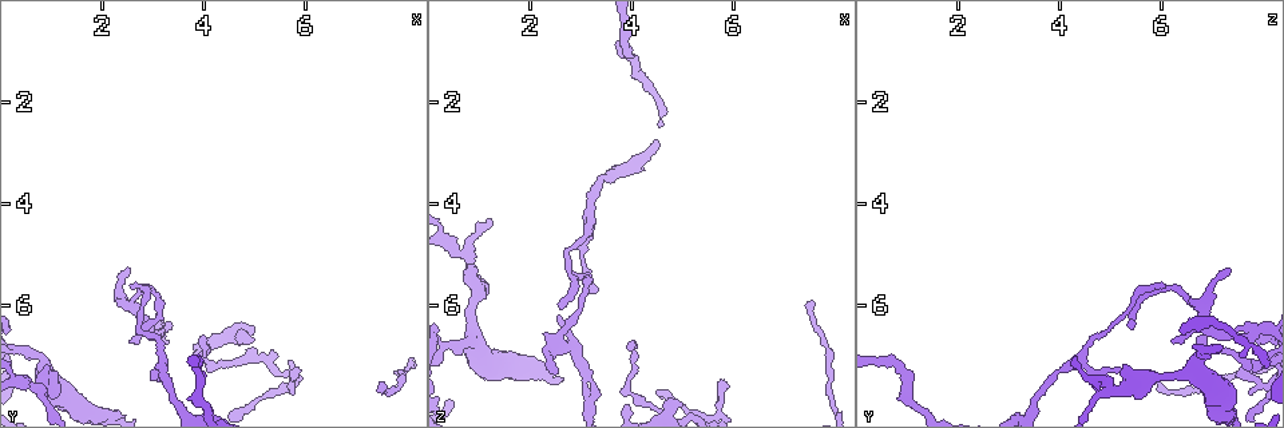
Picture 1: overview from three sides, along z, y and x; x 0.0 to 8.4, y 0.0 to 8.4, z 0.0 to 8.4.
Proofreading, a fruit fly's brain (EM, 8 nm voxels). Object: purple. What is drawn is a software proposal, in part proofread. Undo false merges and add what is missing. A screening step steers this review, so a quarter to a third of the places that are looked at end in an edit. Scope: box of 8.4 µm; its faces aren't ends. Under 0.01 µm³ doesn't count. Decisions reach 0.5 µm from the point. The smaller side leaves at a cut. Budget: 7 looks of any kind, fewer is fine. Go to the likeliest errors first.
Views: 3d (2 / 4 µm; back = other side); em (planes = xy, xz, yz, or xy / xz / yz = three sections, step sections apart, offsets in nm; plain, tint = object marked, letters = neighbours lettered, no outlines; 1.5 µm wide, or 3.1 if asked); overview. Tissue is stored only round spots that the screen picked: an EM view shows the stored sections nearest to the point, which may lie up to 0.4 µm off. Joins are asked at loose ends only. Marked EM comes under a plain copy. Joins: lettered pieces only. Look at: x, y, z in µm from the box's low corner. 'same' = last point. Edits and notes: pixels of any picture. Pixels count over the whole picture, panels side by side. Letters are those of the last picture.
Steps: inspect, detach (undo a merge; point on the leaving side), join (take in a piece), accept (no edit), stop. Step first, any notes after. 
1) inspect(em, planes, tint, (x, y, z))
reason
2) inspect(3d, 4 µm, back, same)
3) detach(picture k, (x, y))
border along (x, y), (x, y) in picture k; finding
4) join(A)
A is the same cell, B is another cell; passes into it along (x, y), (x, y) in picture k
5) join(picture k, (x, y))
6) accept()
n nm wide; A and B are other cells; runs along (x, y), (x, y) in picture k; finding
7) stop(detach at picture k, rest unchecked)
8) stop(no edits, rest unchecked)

inspect(3d, 4 µm, back, (5.85, 7.25, 7.55))
tapers out

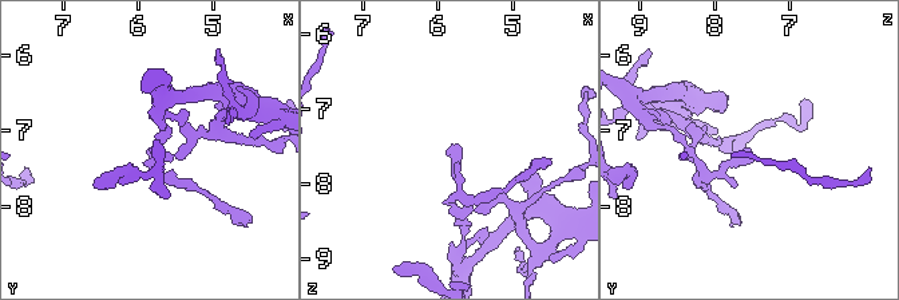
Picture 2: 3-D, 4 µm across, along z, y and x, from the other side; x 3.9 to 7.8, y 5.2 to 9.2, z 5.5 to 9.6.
inspect(em, xy, step 4, letters, (5.85, 7.25, 7.55))

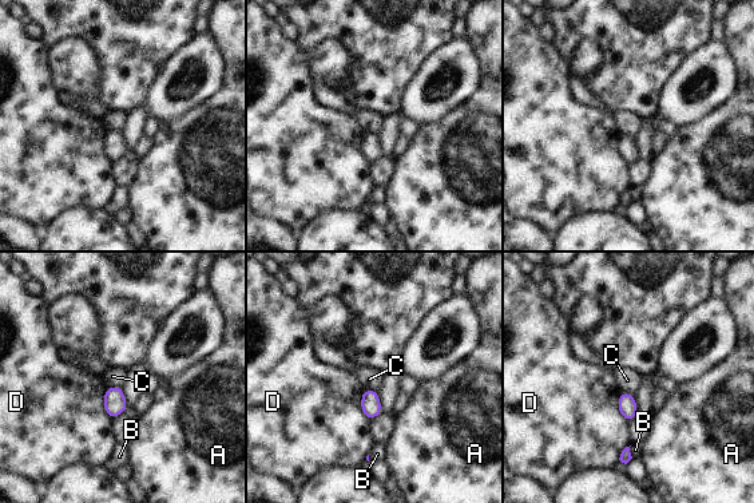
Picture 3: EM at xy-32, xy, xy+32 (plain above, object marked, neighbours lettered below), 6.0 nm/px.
inspect(em, planes, letters, same)

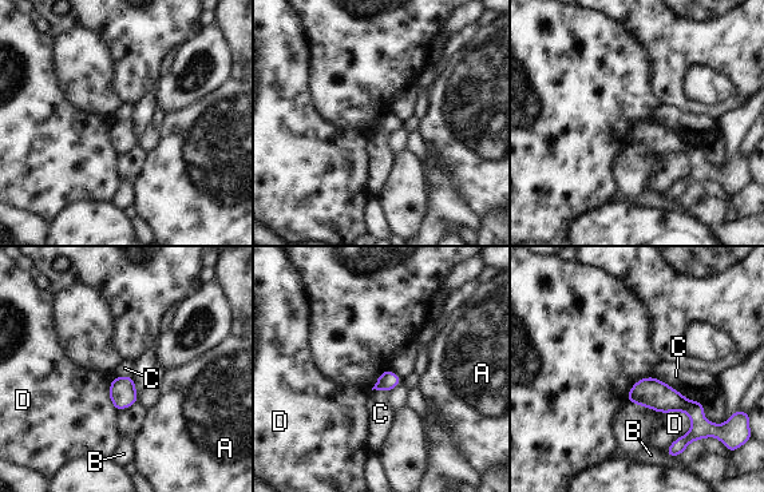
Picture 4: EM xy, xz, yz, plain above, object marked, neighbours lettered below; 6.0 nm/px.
accept()
D touches over 280 nm; A, B, C and D are other cells; none of them fits

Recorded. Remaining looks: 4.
inspect(3d, 2 µm, back, (3.90, 7.00, 8.00))
free end

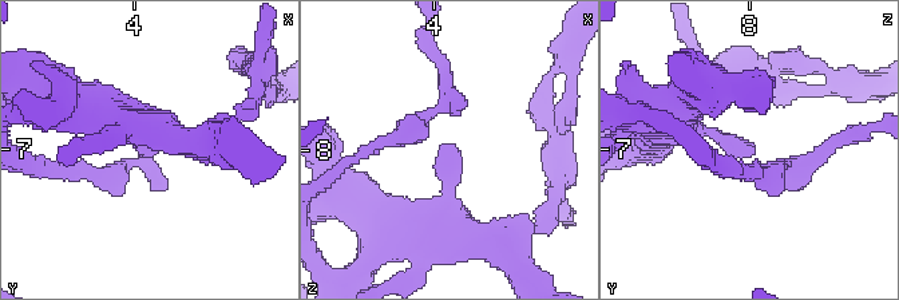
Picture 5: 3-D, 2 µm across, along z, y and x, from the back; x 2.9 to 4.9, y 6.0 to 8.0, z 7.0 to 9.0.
inspect(em, yz, step 4, letters, (3.88, 6.96, 7.94))
now the EM

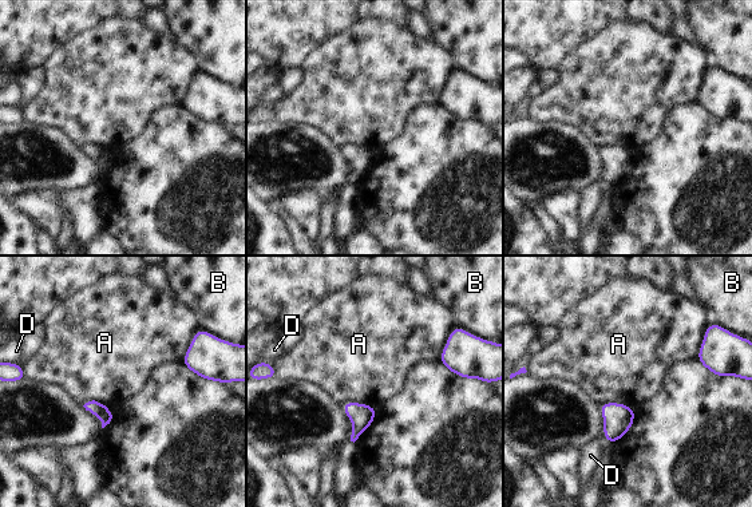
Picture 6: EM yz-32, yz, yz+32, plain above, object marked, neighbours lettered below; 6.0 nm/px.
accept()
A, B and D are other cells; border along (600, 404), (622, 403), (634, 410) in picture 6; no lettered piece goes on from it

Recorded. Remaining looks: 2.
inspect(em, yz, step 8, tint, (3.20, 7.10, 4.30))
three arms meet

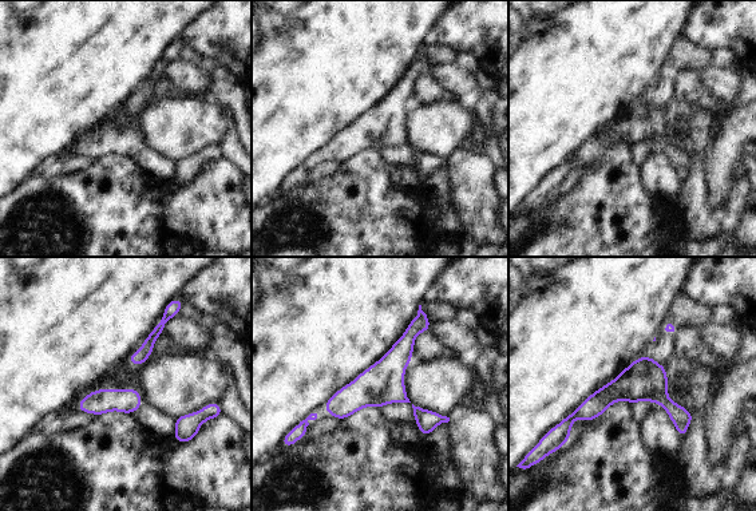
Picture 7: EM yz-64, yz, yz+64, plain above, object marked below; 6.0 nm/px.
inspect(em, yz, step 8, letters, same)
what lies round it

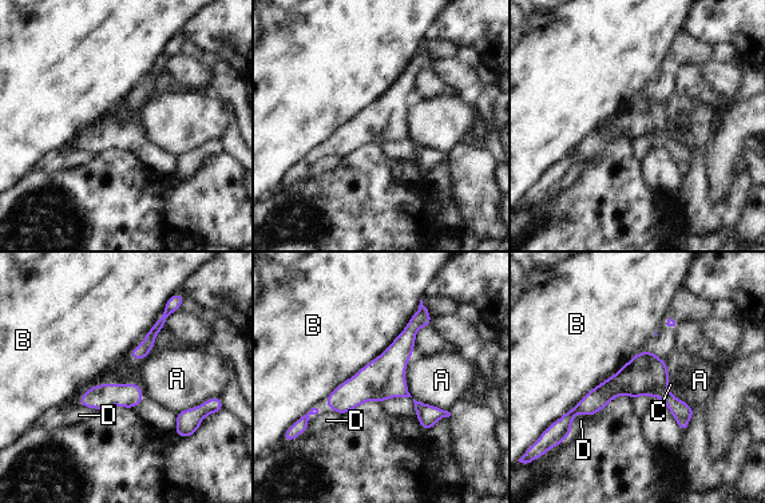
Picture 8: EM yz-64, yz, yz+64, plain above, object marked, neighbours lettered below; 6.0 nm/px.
accept()
A, B, C and D are other cells; border along (412, 355), (407, 391), (443, 410) in picture 8; all the same cell

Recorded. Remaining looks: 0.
stop(no edits, rest unchecked)

